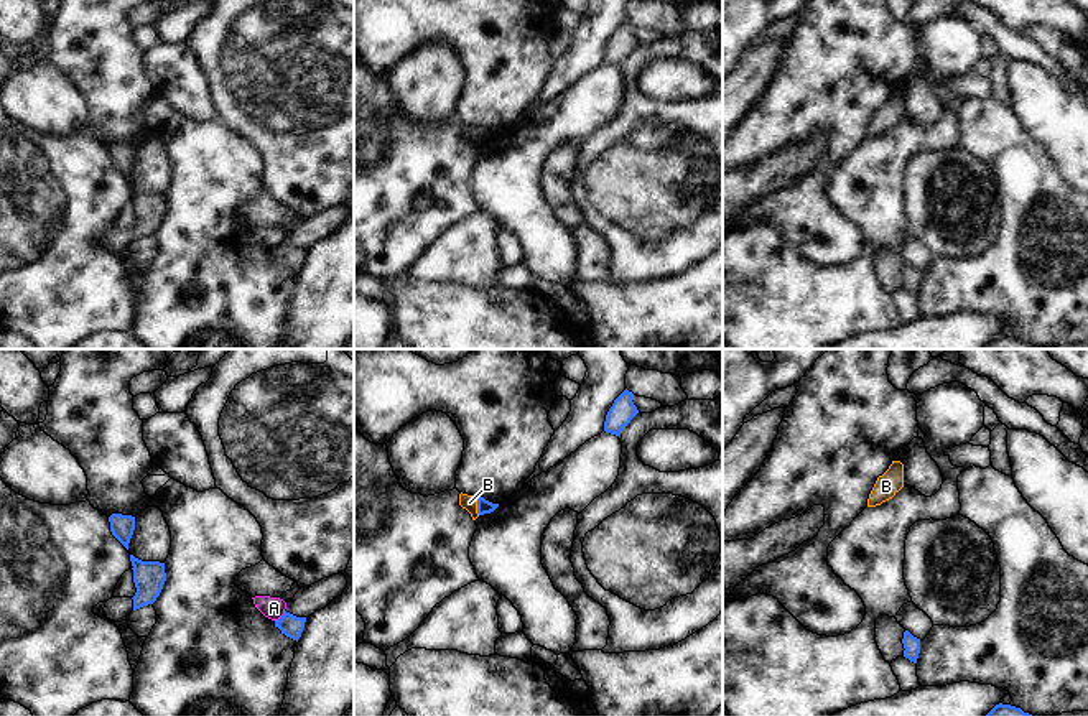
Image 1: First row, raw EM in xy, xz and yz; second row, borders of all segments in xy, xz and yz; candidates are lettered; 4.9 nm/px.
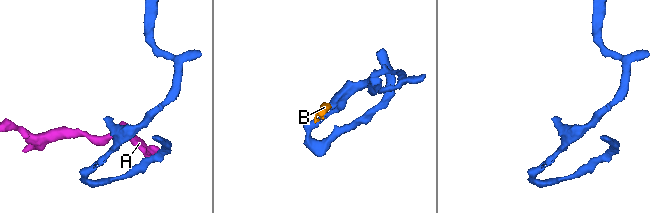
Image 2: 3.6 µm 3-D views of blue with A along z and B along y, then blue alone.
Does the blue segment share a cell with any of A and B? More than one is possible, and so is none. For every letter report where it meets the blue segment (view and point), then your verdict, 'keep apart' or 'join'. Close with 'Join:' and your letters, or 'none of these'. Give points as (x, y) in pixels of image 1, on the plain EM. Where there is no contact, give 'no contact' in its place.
A: xy (282, 247) | keep apart
B: xz (478, 137) | join
Join: B

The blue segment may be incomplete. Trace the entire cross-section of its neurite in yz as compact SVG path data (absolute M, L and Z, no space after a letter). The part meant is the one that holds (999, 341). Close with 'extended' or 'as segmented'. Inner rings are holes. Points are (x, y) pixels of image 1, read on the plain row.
M996 336L984 349L1035 349L1011 336Z | as segmented

